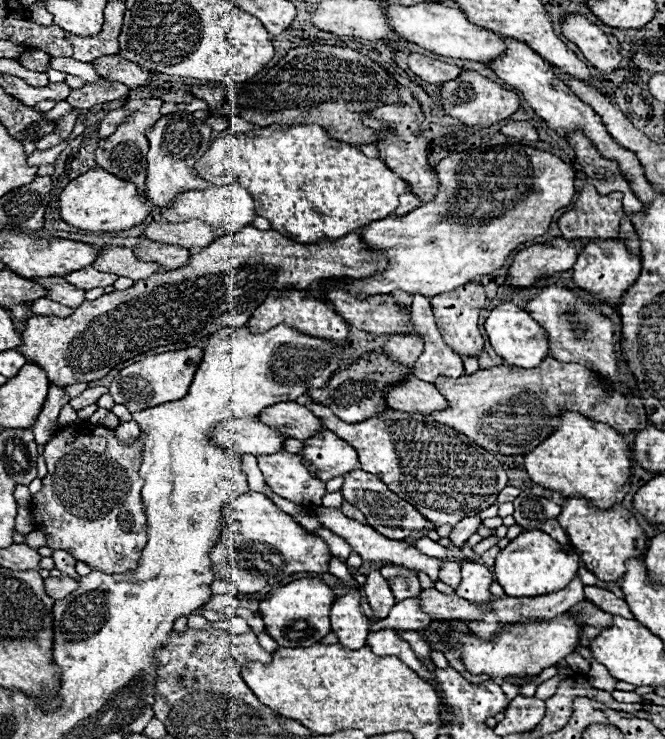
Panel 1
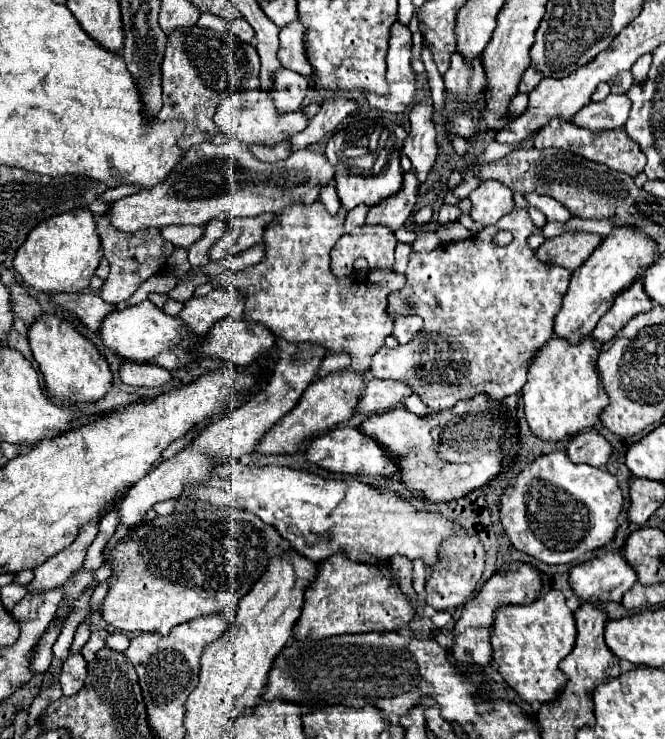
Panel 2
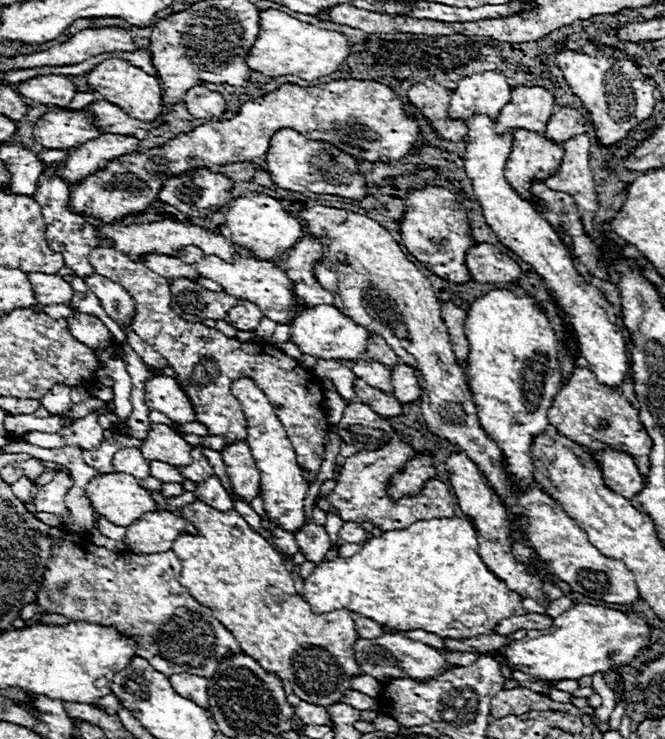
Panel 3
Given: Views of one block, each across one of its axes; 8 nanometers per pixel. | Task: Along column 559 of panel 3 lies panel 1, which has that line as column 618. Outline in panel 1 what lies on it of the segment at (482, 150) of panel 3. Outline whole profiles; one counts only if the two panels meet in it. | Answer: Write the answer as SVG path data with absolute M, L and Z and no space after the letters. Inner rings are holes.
M596 238L584 246L572 270L578 288L592 292L598 300L604 300L608 306L618 306L622 302L624 292L636 282L640 268L640 258L628 250L622 238Z

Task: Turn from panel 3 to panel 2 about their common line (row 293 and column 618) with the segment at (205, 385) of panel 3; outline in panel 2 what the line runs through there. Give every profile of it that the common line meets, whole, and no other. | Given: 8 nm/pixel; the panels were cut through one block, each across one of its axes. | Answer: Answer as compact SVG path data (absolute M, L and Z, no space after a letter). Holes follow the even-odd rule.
M552 118L538 134L534 140L536 148L564 148L574 154L582 154L588 160L598 160L600 164L606 164L608 168L616 168L620 172L626 172L630 176L636 176L638 172L644 170L644 152L640 146L626 134L624 128L620 130L588 130L588 128L578 128L578 124L572 122L572 118L558 120Z

